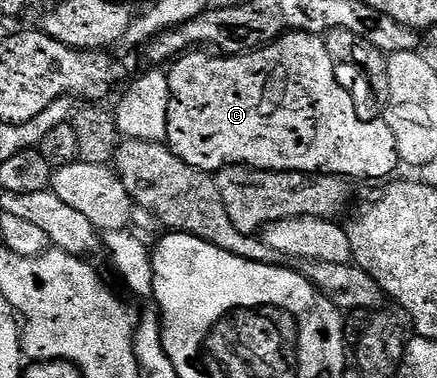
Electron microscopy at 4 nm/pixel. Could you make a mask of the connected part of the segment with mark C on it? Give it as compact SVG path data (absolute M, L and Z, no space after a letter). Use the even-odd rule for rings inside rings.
M288 31L272 43L247 51L250 51L247 55L234 55L231 59L209 59L204 53L205 50L191 49L173 64L174 68L169 68L170 104L168 105L168 129L166 130L165 142L175 159L182 159L196 169L211 173L217 173L224 167L249 165L258 167L261 171L296 171L310 177L317 174L337 175L350 181L353 179L382 179L381 181L386 181L395 174L393 171L400 167L400 160L396 149L396 137L392 137L392 129L385 121L365 123L358 116L358 111L354 108L353 97L342 88L342 83L338 80L338 71L334 68L336 60L330 54L330 48L326 46L326 40L323 36L310 35L307 31Z

